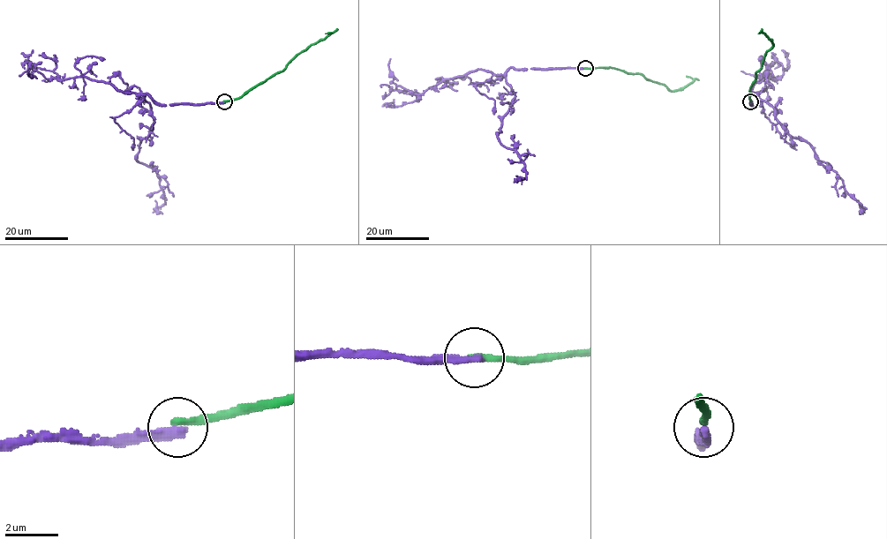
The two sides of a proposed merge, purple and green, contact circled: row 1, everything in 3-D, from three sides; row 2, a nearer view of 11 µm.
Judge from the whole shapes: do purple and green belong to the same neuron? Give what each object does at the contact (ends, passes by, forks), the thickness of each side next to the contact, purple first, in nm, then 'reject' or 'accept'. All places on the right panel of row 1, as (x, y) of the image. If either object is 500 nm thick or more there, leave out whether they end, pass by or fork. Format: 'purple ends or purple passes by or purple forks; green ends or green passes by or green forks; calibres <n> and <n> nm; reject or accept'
purple ends; green ends; calibres 360 and 280 nm; reject

